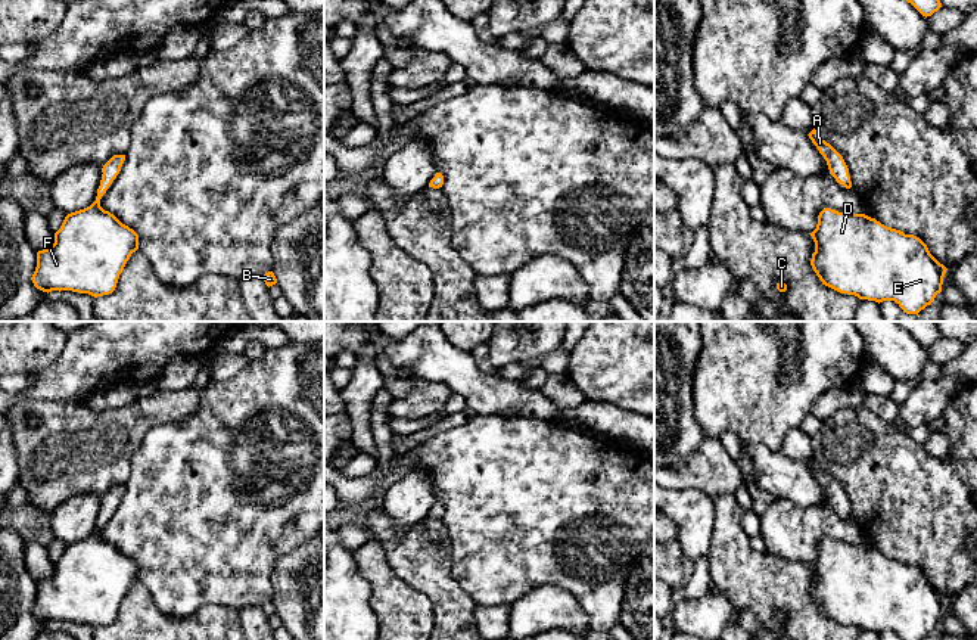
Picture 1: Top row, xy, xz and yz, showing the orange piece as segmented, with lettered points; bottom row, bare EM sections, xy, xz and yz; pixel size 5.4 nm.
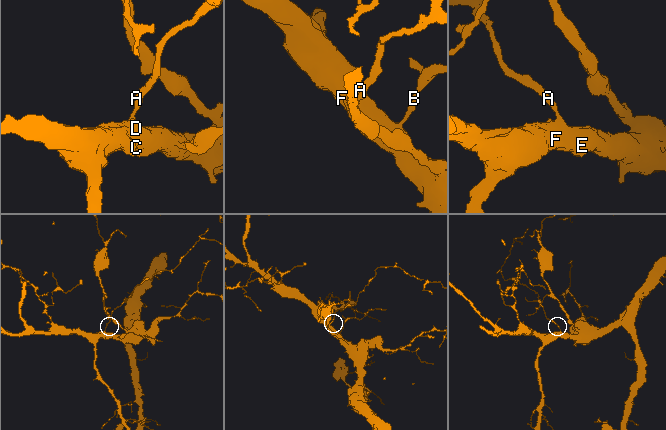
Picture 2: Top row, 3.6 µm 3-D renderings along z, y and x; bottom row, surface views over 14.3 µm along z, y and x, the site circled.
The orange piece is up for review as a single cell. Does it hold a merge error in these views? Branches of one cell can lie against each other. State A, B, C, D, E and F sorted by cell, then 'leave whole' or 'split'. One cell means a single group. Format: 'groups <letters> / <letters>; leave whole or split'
groups A B C D E F; leave whole

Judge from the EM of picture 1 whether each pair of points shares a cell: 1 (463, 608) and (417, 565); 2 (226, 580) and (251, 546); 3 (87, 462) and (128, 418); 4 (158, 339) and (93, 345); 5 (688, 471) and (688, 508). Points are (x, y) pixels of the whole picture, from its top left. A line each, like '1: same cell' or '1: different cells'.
1: same cell
2: same cell
3: same cell
4: same cell
5: different cells

